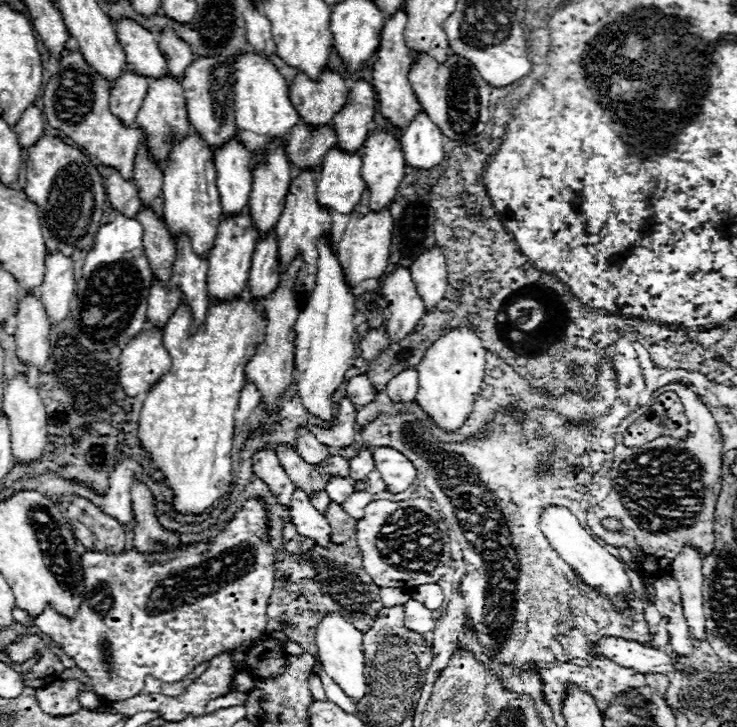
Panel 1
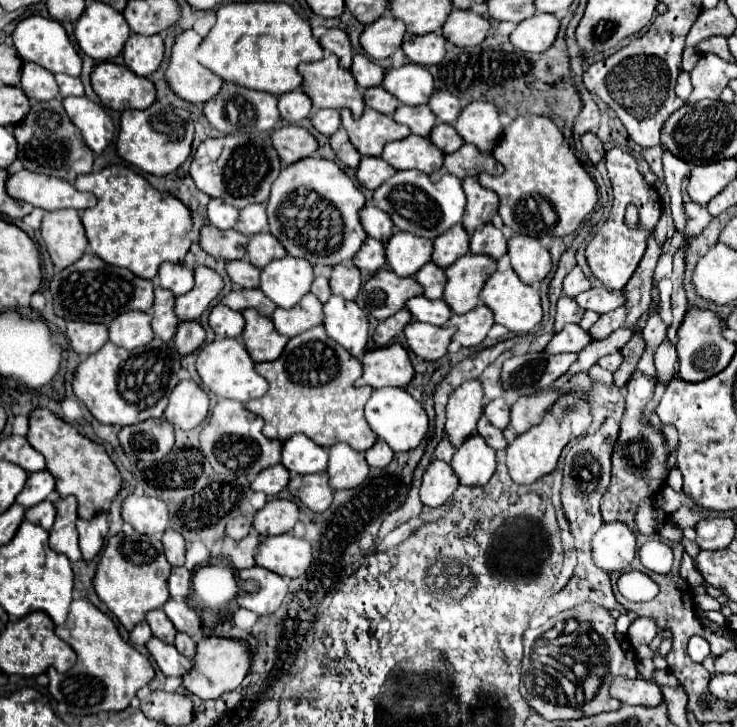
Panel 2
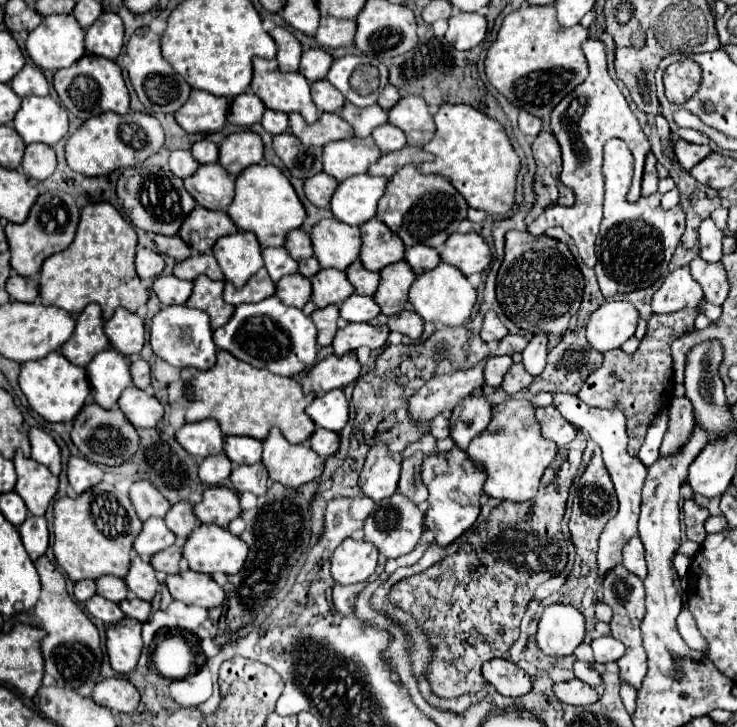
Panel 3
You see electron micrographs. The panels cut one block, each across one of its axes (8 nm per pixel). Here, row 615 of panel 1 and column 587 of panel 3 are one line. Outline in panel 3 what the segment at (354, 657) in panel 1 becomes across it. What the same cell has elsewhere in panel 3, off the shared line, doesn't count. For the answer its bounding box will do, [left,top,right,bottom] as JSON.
[586,300,640,352]

